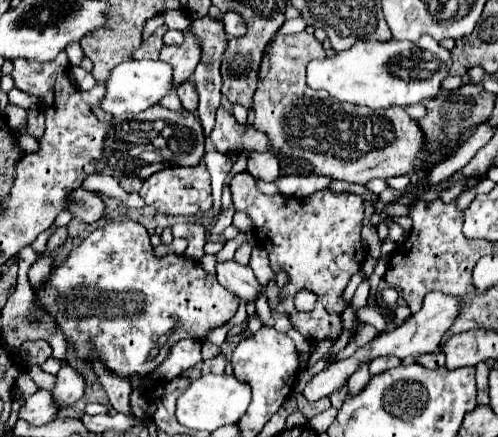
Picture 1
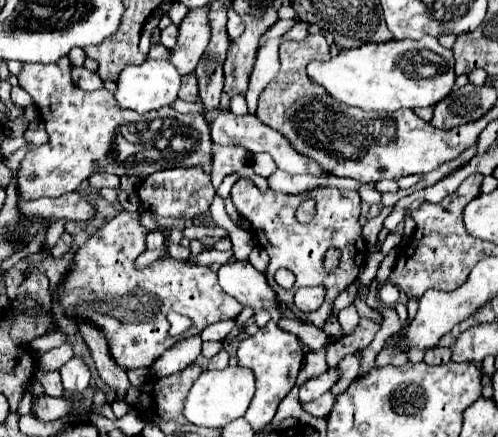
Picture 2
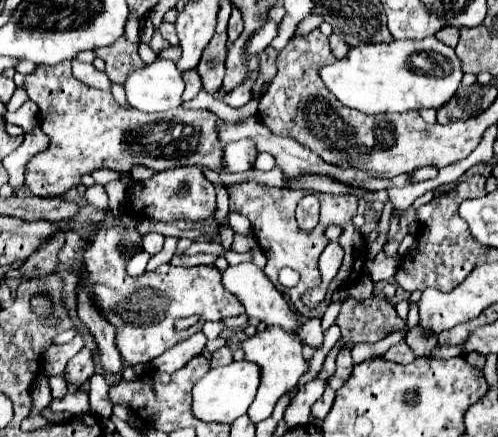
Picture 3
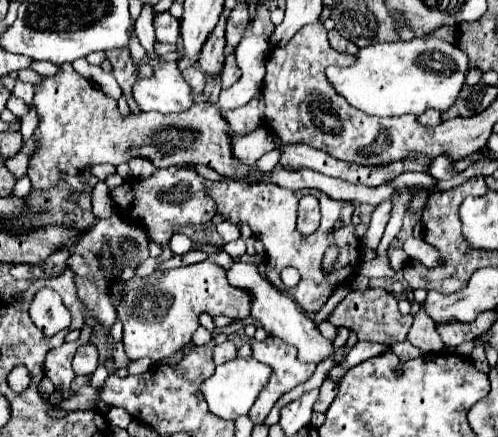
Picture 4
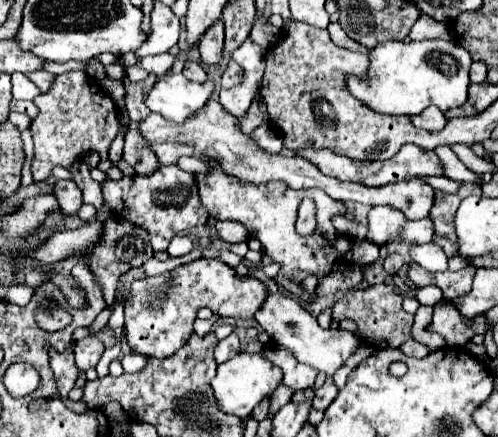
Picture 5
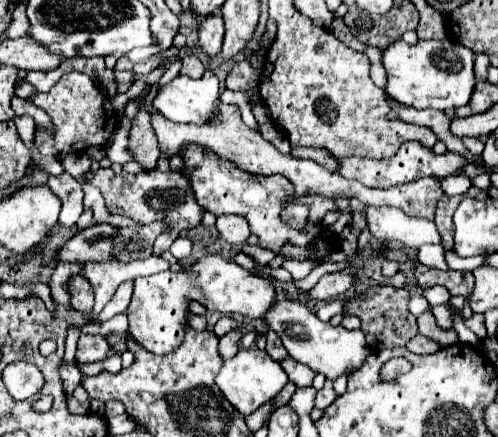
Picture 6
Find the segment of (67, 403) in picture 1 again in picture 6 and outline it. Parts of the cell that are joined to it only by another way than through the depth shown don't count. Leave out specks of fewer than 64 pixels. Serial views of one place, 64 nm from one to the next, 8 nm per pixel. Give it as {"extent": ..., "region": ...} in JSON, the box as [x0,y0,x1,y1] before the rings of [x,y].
{"extent":[76,334,110,364],"region":[[[82,334],[78,340],[78,352],[76,362],[78,364],[90,364],[90,362],[102,362],[108,354],[110,346],[104,336],[88,336]]]}

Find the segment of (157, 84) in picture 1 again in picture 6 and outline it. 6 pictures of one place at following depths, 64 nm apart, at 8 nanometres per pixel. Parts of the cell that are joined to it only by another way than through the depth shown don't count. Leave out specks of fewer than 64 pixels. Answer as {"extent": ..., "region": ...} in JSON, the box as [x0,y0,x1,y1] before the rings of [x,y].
{"extent":[152,70,218,124],"region":[[[206,70],[200,80],[176,76],[158,88],[152,106],[172,122],[204,124],[218,108],[218,78],[212,70]]]}

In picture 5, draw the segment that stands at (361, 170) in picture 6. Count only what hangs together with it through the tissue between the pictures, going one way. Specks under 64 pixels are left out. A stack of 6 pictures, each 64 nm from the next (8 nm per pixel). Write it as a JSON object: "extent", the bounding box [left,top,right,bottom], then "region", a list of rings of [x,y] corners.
{"extent":[296,144,442,186],"region":[[[412,144],[402,146],[402,150],[390,158],[390,160],[376,160],[376,162],[358,162],[358,160],[350,160],[346,156],[338,156],[332,154],[328,150],[296,150],[296,156],[306,158],[308,162],[316,164],[320,168],[322,174],[326,176],[334,176],[340,180],[350,180],[350,182],[358,182],[364,186],[384,186],[384,184],[392,184],[392,182],[400,182],[400,180],[408,180],[412,176],[440,176],[442,174],[442,166],[440,160],[434,152],[424,152],[422,148],[416,148]]]}

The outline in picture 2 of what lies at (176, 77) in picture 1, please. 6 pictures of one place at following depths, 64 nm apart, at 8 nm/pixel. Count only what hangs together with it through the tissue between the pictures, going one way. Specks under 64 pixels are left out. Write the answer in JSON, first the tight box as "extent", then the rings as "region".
{"extent":[170,6,210,76],"region":[[[210,6],[202,10],[190,10],[180,24],[180,36],[176,46],[170,50],[170,62],[182,76],[194,72],[200,56],[208,46],[208,10]]]}

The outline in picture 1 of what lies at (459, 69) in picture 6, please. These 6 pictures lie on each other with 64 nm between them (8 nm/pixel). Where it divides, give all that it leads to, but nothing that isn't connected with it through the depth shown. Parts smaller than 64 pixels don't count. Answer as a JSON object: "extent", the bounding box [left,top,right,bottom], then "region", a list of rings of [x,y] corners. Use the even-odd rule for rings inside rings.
{"extent":[306,34,452,108],"region":[[[424,34],[420,40],[388,40],[388,42],[368,42],[360,40],[344,52],[336,52],[330,58],[316,58],[308,62],[306,84],[314,90],[326,90],[338,102],[350,102],[368,108],[390,108],[420,104],[424,100],[436,98],[442,78],[446,78],[452,66],[450,52],[442,48],[432,36]],[[394,72],[404,72],[402,78]]]}

